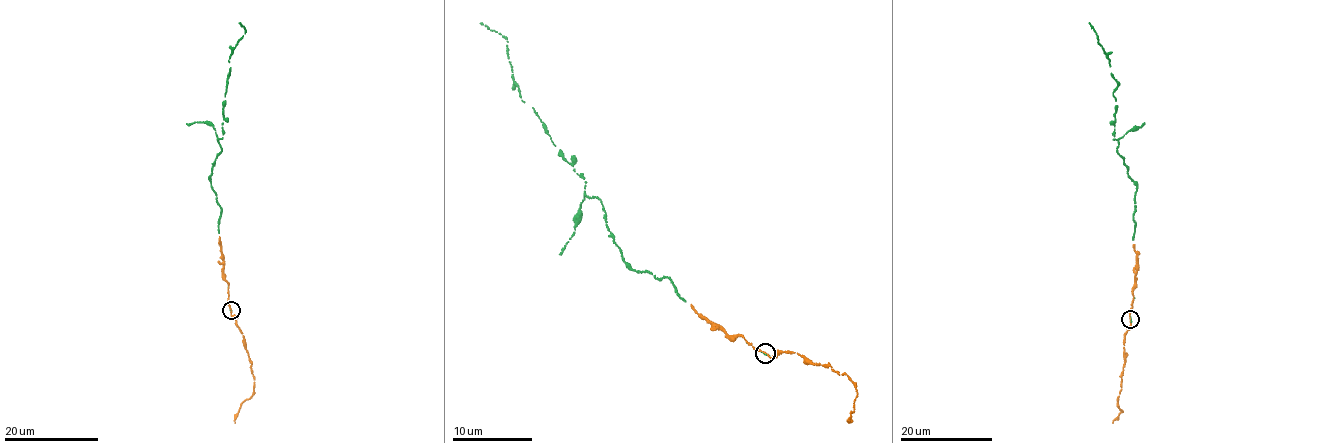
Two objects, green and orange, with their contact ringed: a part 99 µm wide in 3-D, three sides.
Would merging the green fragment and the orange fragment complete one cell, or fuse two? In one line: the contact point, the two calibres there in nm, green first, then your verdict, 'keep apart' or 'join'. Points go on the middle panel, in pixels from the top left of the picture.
(765, 353) | 200/130 nm | join

